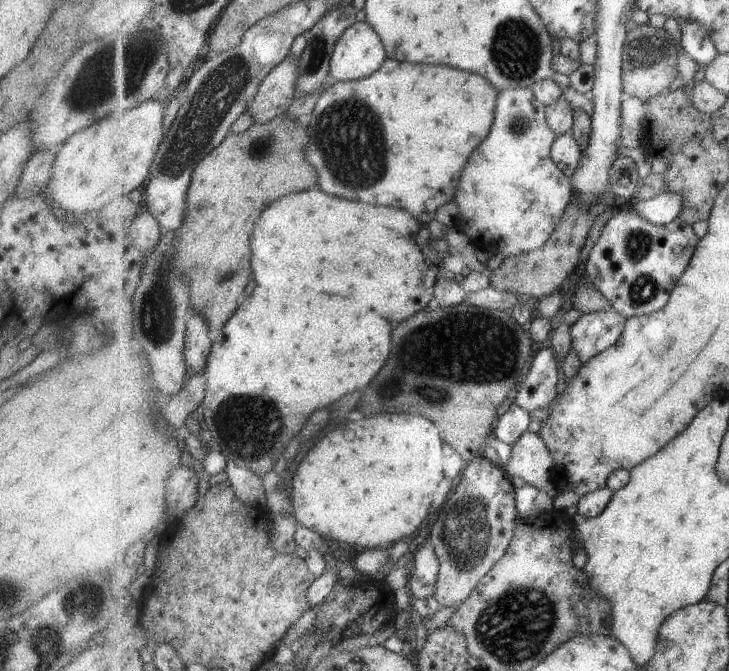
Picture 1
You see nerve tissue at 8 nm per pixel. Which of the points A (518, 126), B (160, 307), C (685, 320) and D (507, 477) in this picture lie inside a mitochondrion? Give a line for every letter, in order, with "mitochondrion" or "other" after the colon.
A: mitochondrion
B: mitochondrion
C: other
D: other

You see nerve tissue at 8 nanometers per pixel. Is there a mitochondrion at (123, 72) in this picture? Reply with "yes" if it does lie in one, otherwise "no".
yes

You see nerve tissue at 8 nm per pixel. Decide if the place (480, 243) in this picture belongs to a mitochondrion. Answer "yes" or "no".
no

